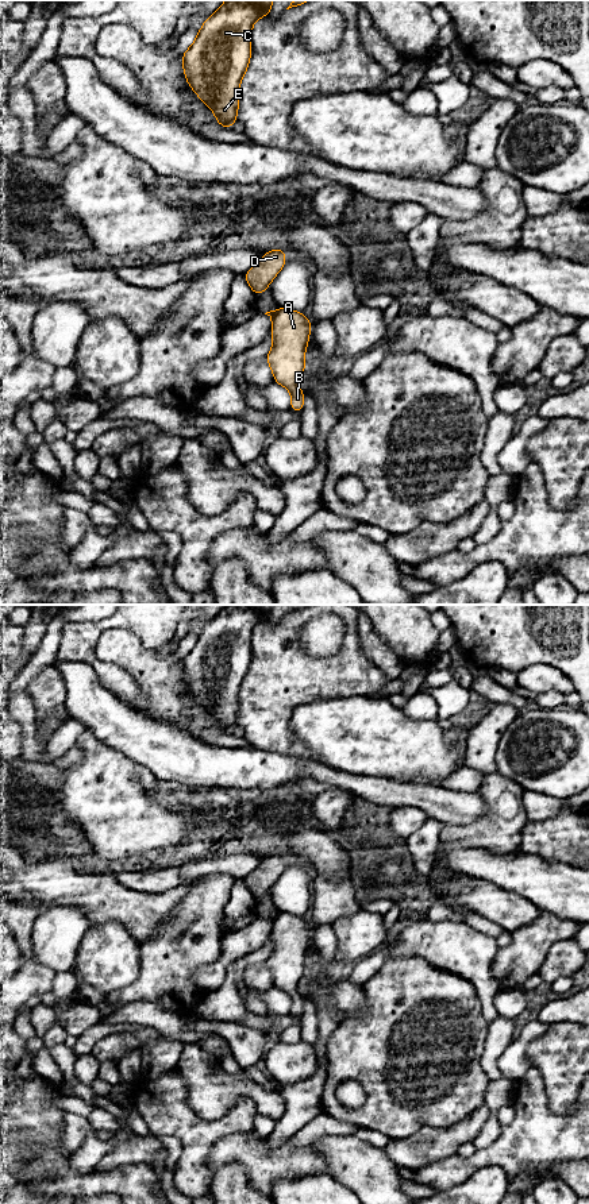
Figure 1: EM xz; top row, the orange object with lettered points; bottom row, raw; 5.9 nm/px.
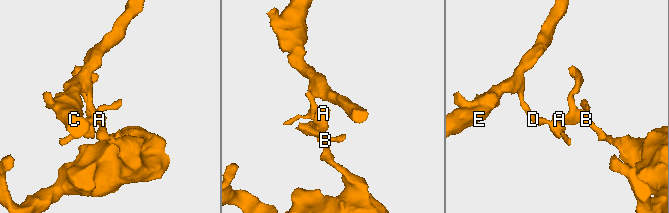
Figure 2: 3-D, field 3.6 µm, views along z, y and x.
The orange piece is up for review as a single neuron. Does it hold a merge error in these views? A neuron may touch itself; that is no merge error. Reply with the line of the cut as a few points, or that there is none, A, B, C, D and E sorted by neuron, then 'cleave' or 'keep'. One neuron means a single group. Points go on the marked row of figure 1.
cut xz (277, 309), (272, 317); groups A B / C D E; cleave

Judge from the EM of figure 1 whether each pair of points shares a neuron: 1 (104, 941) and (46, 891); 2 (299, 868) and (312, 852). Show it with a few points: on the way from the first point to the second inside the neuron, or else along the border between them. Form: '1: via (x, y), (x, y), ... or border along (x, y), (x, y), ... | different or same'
1: border along (92, 923), (118, 921), (123, 926) | different
2: border along (297, 857), (307, 865) | different

